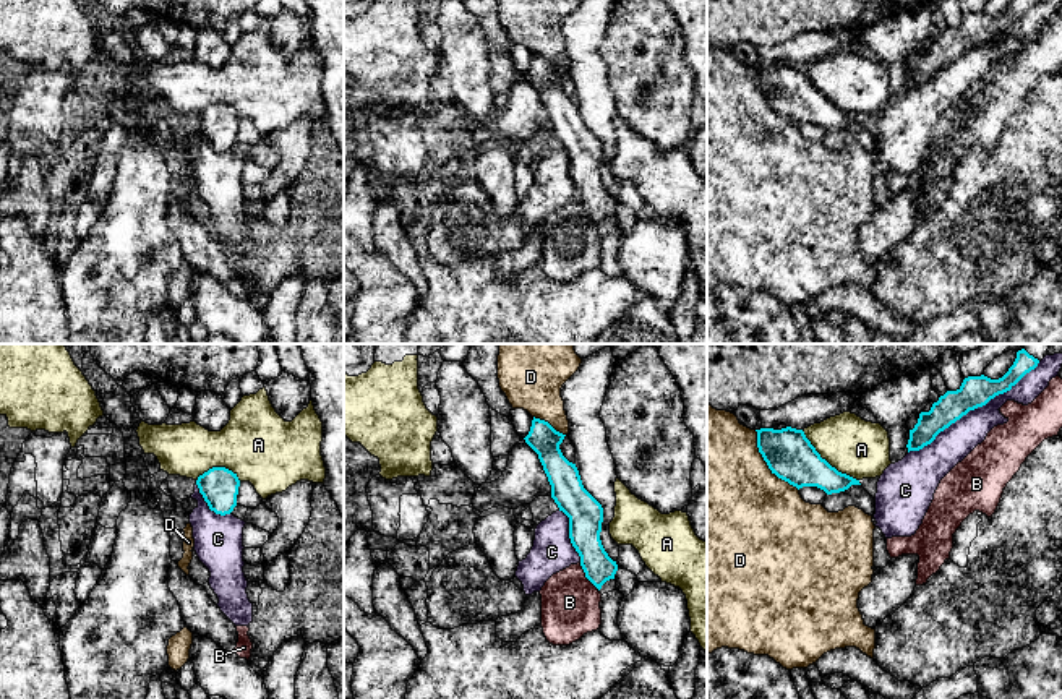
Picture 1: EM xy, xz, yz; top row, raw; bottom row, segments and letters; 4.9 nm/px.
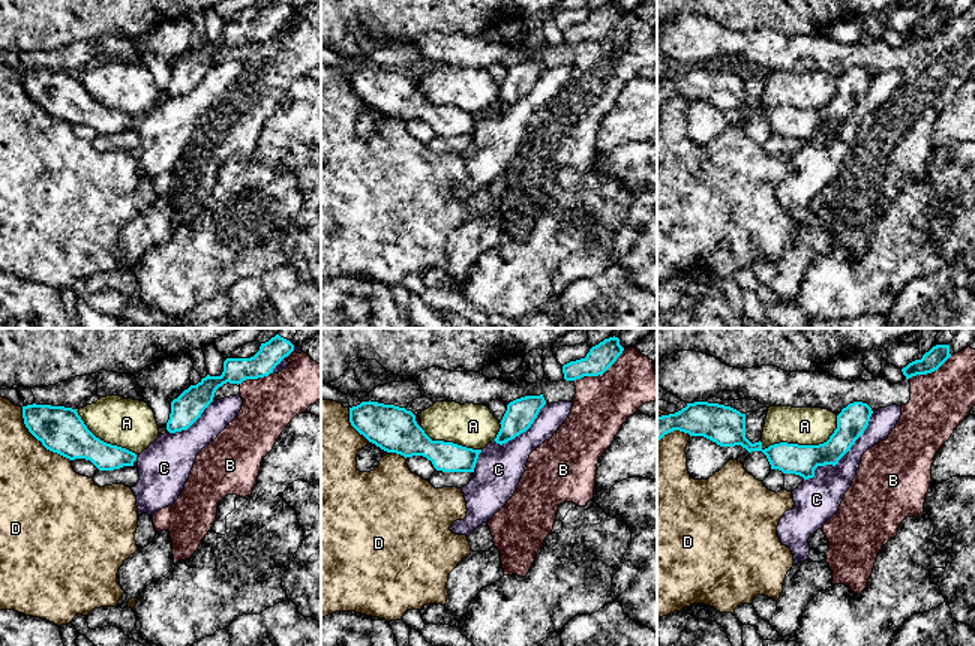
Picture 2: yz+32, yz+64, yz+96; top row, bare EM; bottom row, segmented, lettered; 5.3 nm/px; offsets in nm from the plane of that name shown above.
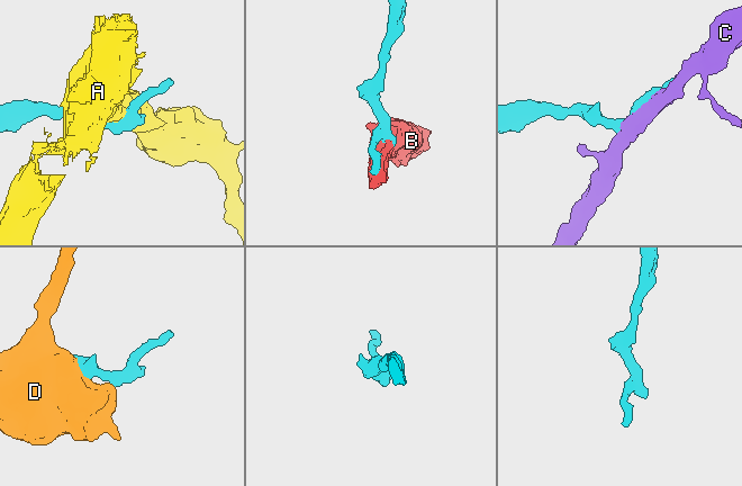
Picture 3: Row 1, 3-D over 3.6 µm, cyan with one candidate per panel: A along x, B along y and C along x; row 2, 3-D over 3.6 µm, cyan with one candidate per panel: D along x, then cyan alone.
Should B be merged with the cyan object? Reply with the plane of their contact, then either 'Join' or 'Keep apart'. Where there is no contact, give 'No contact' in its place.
Touches cyan in xz. Keep apart

